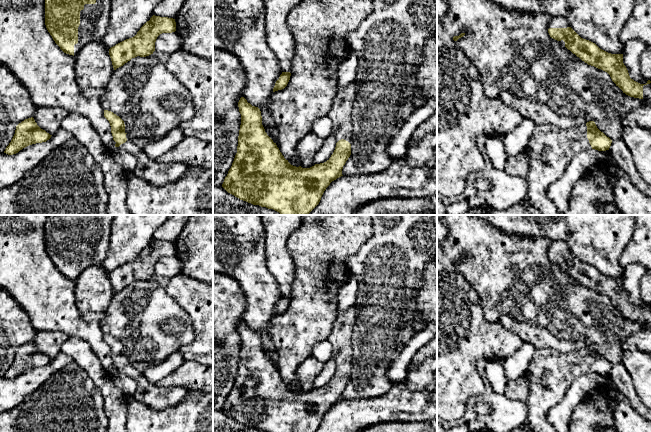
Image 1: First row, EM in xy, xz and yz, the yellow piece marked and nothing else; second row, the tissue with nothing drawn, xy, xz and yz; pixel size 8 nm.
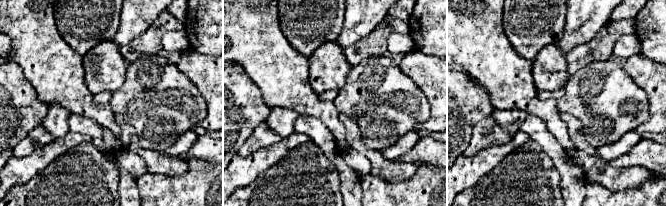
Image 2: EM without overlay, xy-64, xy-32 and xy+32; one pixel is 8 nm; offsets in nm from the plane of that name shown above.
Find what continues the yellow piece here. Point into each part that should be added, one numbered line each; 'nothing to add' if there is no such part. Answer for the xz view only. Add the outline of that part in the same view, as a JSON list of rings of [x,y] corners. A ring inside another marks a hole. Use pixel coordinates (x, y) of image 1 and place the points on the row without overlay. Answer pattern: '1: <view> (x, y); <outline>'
1: xz (340, 336); [[[355,305],[347,310],[337,311],[332,330],[326,339],[332,345],[332,357],[336,366],[344,363],[352,369],[351,338],[356,318]]]

